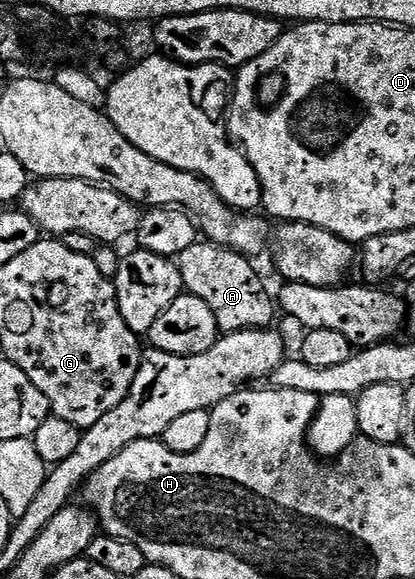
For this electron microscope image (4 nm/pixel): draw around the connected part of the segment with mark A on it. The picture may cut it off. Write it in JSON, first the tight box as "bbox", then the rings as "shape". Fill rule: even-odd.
{"bbox":[178,240,278,335],"shape":[[[198,240],[186,252],[178,255],[180,275],[187,293],[206,300],[210,312],[214,312],[217,331],[225,335],[238,333],[239,330],[267,330],[273,325],[272,317],[278,314],[274,298],[268,295],[258,271],[252,267],[253,259],[217,246],[207,240]]]}

